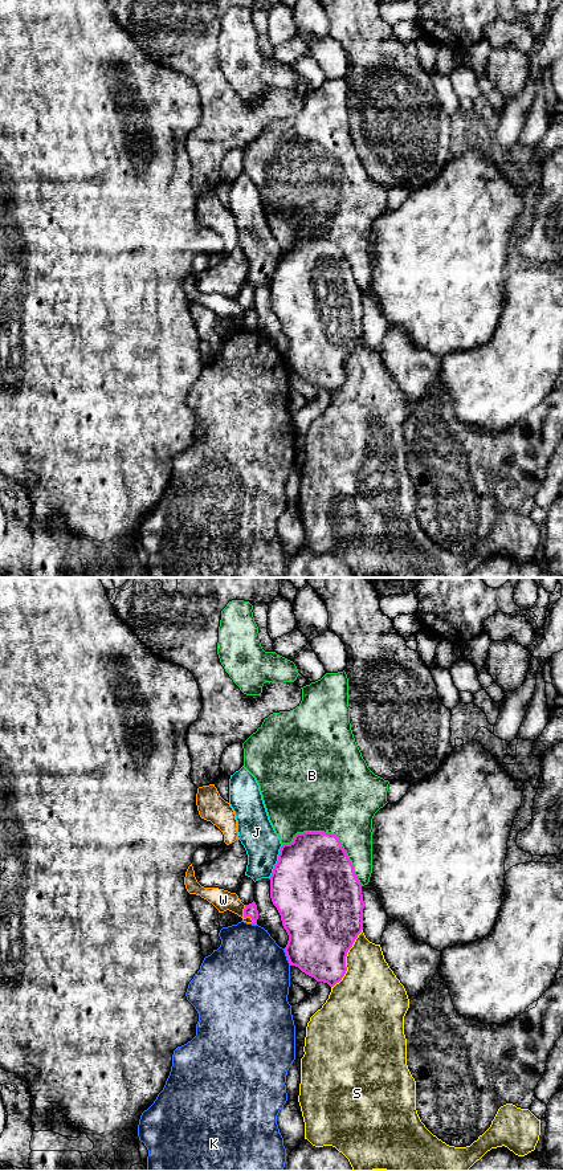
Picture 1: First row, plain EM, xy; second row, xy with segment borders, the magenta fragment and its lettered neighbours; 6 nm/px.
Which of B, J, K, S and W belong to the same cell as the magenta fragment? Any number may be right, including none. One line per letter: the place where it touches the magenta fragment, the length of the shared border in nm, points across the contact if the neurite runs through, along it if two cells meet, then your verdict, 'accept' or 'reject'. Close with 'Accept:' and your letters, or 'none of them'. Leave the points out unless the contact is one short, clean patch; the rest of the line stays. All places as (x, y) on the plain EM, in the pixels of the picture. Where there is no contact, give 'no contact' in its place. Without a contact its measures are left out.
B: contact xy (331, 240); length 550 nm; reject
J: contact xy (277, 268); length 240 nm; reject
K: contact xy (288, 363); length 110 nm; reject
S: contact xy (345, 366); length 400 nm; reject
W: contact xy (244, 322); length 120 nm; border xy (244, 311), (244, 322), (249, 323), (252, 329); reject
Accept: none of them

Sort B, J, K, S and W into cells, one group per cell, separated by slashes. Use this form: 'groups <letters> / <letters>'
groups B / J / K / S / W

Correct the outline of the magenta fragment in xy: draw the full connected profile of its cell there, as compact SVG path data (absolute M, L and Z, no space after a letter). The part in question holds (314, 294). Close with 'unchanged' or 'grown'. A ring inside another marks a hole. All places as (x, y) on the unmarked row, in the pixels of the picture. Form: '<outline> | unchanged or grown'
M325 238L297 240L290 250L282 250L278 268L269 286L272 309L277 314L282 332L289 342L285 359L290 372L298 374L317 388L334 393L347 378L346 363L363 336L364 315L362 290L339 245Z | unchanged

